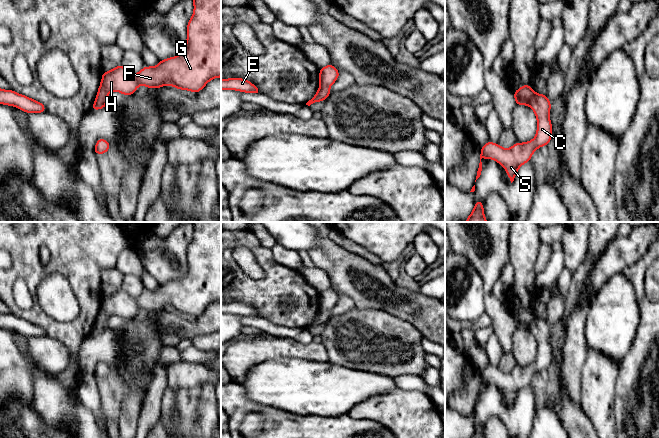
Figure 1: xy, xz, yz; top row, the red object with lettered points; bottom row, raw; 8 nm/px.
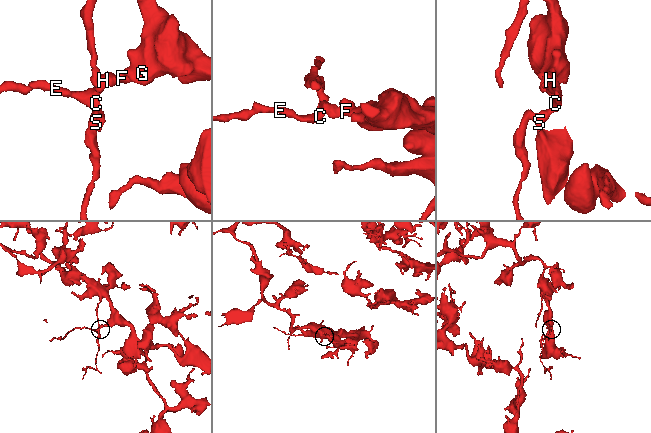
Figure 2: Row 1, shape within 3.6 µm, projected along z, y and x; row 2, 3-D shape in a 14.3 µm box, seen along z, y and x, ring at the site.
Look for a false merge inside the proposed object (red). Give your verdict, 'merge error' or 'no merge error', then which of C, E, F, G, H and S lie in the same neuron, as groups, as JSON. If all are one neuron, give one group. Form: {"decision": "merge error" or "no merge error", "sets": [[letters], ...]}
{"decision": "merge error", "sets": [["C", "E", "S"], ["F", "G", "H"]]}

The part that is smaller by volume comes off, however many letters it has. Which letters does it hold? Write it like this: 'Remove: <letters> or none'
Remove: C, E, S

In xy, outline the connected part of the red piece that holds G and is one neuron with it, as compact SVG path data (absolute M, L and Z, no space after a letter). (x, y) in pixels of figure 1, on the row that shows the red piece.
M193 0L193 3L194 12L187 24L187 43L180 55L161 60L155 67L145 66L137 74L122 65L103 72L97 97L107 101L111 91L130 96L139 85L148 88L171 85L198 93L211 79L221 77L221 0Z

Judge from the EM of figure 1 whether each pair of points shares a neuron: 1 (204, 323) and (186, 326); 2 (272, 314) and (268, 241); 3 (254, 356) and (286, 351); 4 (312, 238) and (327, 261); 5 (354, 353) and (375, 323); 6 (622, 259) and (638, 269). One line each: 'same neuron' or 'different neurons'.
1: same neuron
2: different neurons
3: same neuron
4: different neurons
5: same neuron
6: different neurons

